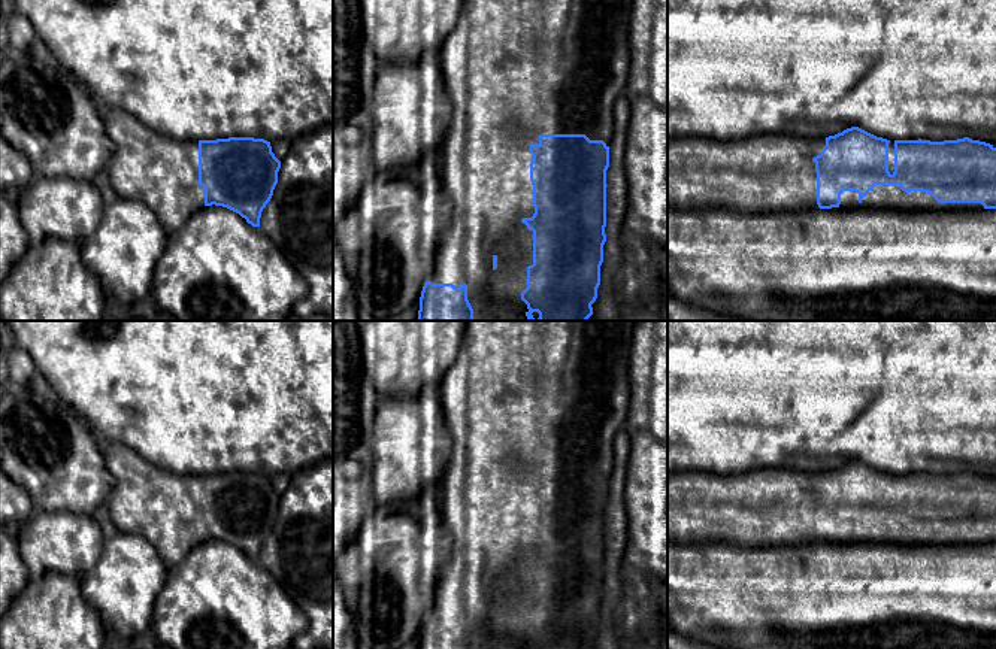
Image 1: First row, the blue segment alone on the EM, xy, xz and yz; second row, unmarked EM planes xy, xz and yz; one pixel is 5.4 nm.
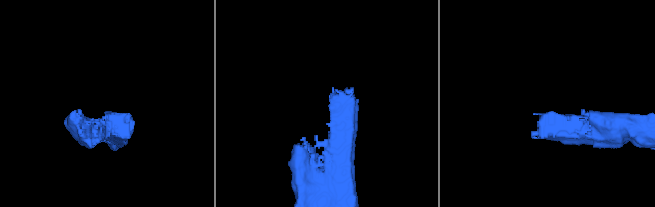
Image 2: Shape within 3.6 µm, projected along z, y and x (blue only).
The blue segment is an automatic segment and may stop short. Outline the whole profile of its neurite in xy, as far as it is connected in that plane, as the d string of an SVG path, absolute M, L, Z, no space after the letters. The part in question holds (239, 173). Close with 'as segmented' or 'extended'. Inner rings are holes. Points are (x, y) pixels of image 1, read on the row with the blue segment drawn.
M124 109L103 110L106 133L115 143L115 152L103 172L103 182L111 197L133 198L148 204L166 228L175 233L205 206L222 206L260 227L261 212L273 195L281 161L272 152L270 142L254 137L228 137L217 140L178 140L155 133Z; extended

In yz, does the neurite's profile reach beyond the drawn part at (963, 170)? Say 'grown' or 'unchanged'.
grown

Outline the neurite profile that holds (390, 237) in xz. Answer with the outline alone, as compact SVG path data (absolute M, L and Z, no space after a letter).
M429 154L400 170L375 172L336 228L343 266L361 316L400 315L420 297L435 272L441 237L449 224L451 200L441 175L439 155Z

